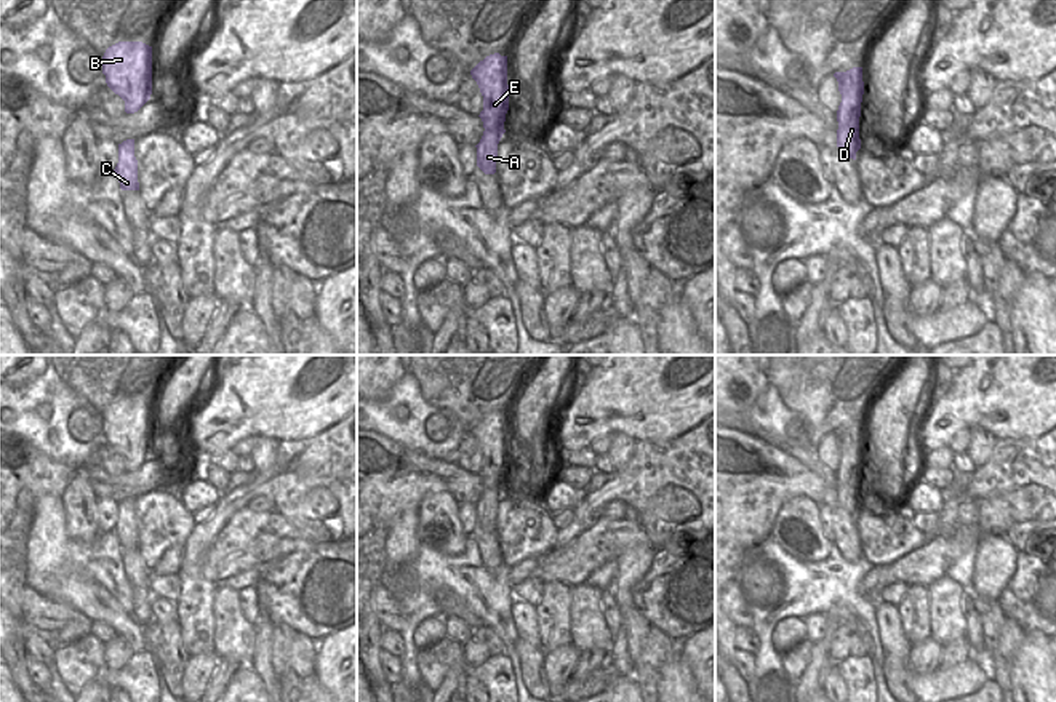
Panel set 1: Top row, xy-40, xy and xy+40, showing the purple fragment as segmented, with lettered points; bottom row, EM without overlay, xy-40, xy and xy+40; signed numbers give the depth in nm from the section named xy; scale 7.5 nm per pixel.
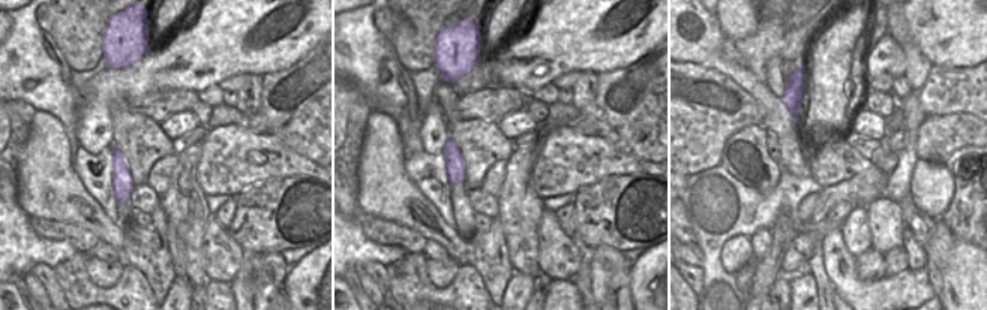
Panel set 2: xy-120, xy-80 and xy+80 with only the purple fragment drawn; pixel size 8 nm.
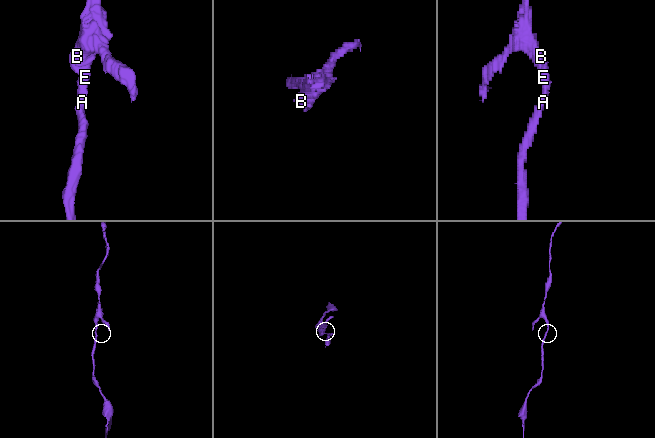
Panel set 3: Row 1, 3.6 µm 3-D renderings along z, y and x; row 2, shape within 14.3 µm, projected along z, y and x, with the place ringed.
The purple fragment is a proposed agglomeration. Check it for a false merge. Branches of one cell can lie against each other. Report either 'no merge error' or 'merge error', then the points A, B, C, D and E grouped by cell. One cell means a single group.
no merge error; groups A B C D E

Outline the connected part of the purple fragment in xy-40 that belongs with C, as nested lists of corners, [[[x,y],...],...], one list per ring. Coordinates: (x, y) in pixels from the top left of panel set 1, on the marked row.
[[[126,139],[118,144],[118,163],[114,171],[118,177],[122,190],[139,190],[134,139]]]

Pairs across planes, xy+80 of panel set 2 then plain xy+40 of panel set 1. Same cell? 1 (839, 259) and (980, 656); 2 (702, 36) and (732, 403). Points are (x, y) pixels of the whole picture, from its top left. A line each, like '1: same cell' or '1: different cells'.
1: different cells
2: same cell

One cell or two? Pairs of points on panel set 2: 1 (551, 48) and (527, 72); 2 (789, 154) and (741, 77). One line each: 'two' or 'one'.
1: one
2: one

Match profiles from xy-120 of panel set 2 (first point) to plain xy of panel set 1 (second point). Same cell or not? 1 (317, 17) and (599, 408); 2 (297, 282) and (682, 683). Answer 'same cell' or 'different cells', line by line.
1: same cell
2: different cells

